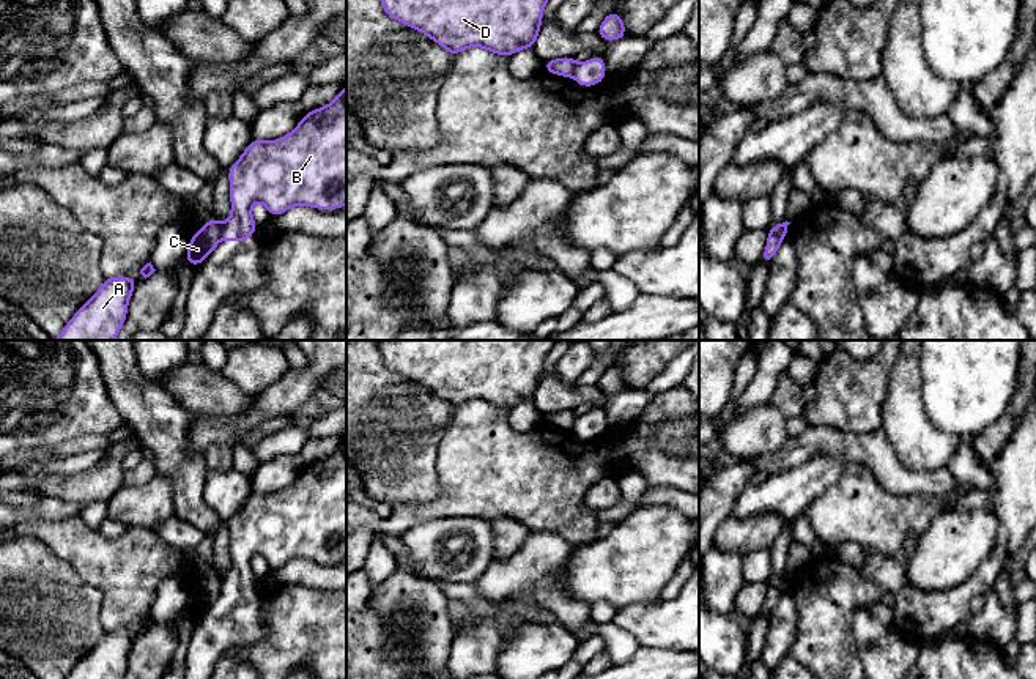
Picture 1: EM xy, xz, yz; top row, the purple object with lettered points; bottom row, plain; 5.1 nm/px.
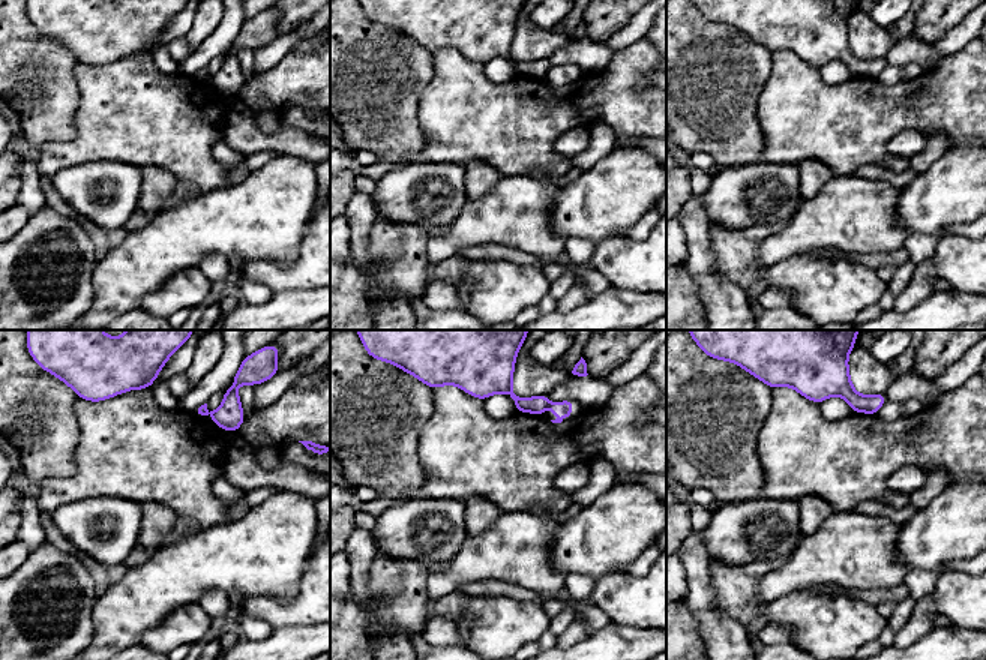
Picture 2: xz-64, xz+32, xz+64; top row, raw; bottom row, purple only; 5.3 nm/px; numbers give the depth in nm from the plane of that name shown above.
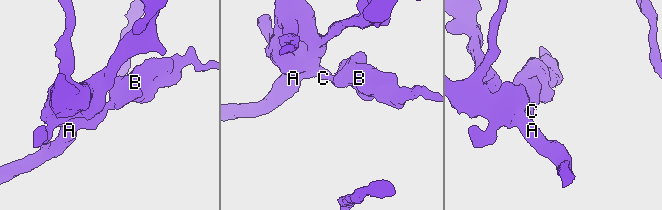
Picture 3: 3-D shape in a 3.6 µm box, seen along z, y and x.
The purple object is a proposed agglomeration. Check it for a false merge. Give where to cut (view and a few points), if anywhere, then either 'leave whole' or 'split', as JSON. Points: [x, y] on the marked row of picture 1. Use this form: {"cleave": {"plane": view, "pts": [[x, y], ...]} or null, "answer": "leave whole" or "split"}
{"cleave": {"plane": "xy", "pts": [[222, 226], [219, 235]]}, "answer": "split"}

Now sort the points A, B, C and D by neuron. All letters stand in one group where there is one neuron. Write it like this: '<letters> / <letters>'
A C D / B

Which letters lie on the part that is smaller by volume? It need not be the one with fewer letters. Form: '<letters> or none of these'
B

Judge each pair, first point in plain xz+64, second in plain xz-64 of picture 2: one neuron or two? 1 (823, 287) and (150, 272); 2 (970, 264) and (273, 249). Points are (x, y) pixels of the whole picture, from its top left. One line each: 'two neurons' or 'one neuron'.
1: two neurons
2: two neurons

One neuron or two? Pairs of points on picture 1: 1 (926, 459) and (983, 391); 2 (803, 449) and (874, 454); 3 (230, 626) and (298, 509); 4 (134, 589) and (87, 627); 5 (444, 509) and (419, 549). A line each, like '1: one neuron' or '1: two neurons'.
1: two neurons
2: one neuron
3: one neuron
4: two neurons
5: two neurons

